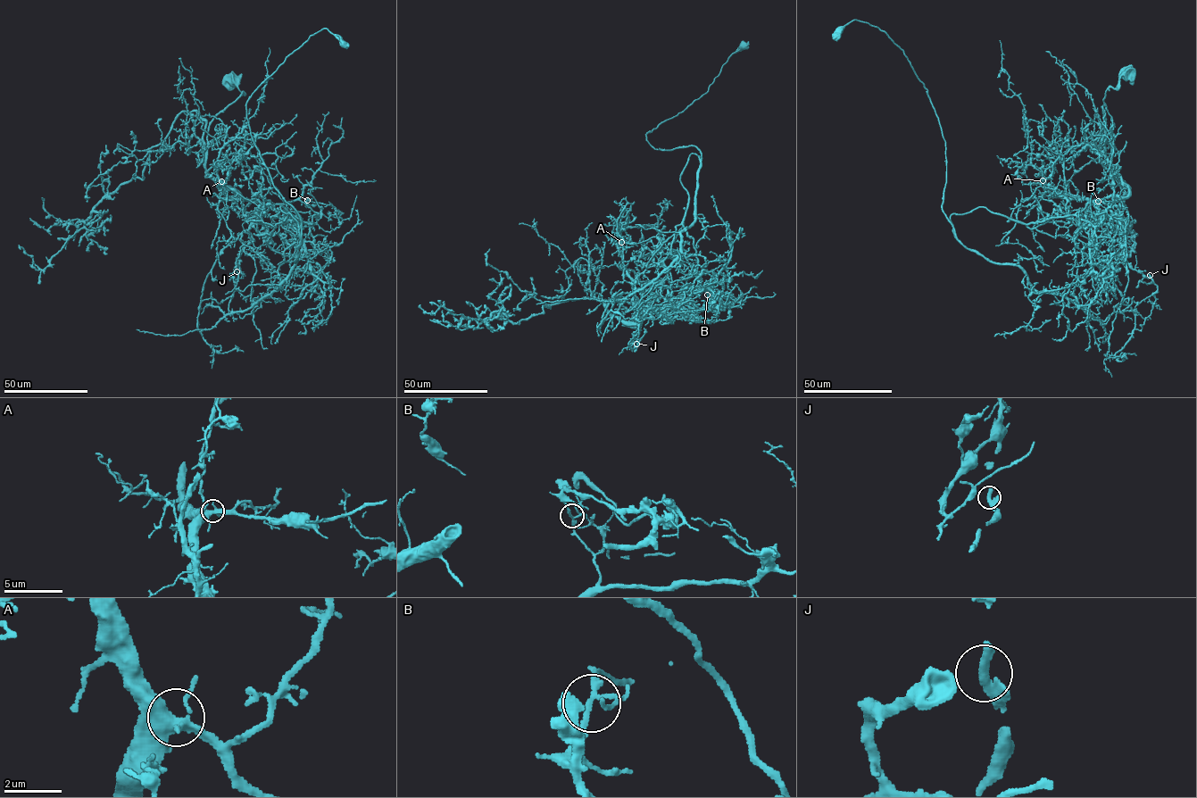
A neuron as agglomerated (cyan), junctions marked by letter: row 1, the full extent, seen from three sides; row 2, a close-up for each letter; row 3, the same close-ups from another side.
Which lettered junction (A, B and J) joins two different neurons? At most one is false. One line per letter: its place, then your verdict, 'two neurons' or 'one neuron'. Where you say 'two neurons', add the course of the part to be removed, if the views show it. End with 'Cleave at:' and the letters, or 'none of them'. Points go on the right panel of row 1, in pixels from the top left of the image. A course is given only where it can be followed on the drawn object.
A: place (1043, 180); one neuron
B: place (1098, 201); two neurons; course (1098, 201), (1096, 226), (952, 213), (957, 238), (924, 84), (877, 27), (854, 20), (832, 38)
J: place (1150, 275); one neuron
Cleave at: B

